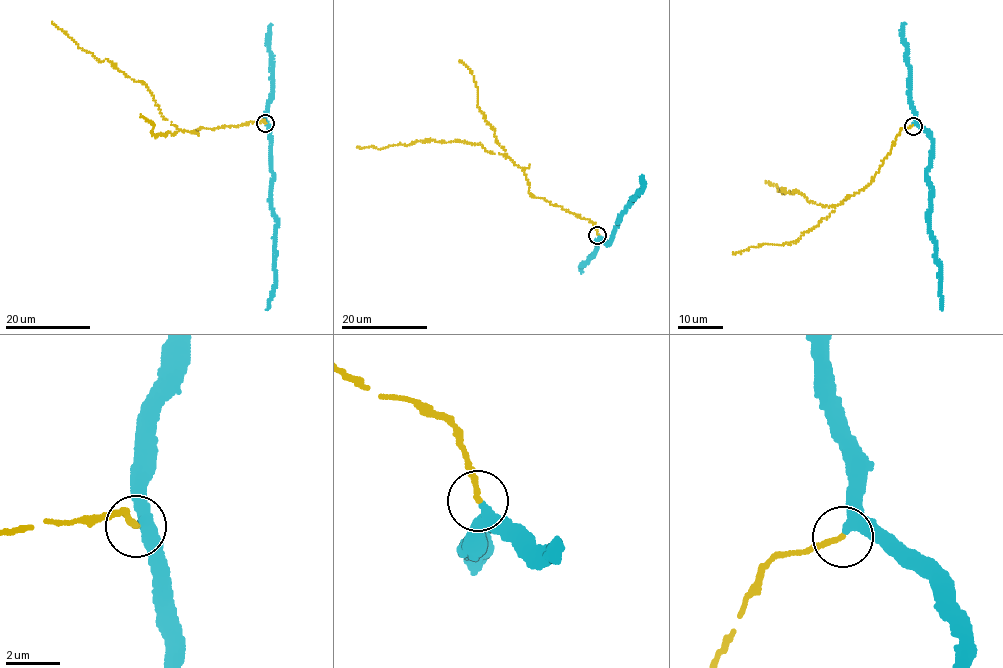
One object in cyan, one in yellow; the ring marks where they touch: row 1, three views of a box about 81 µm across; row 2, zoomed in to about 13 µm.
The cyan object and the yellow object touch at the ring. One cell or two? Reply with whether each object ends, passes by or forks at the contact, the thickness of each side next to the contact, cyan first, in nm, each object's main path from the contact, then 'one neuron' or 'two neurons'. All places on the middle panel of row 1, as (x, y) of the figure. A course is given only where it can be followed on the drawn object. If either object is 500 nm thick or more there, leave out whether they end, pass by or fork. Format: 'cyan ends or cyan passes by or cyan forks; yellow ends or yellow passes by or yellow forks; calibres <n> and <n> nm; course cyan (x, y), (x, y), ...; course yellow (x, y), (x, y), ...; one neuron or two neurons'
cyan passes by; yellow ends; calibres 320 and 200 nm; course cyan (598, 235), (611, 241), (624, 210), (645, 184), (640, 177); course yellow (597, 234), (592, 221), (531, 196), (523, 169), (478, 143), (415, 140), (380, 149), (357, 147); one neuron

